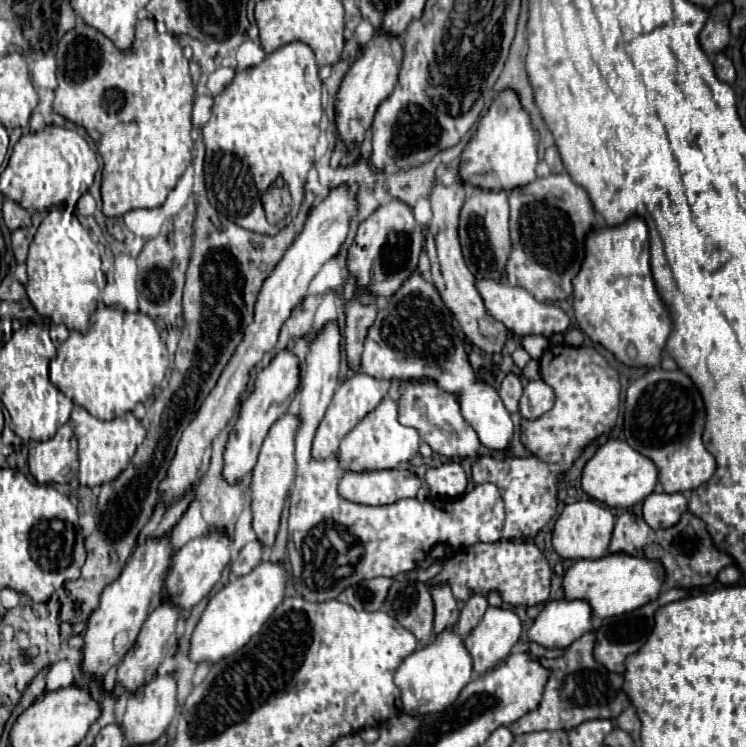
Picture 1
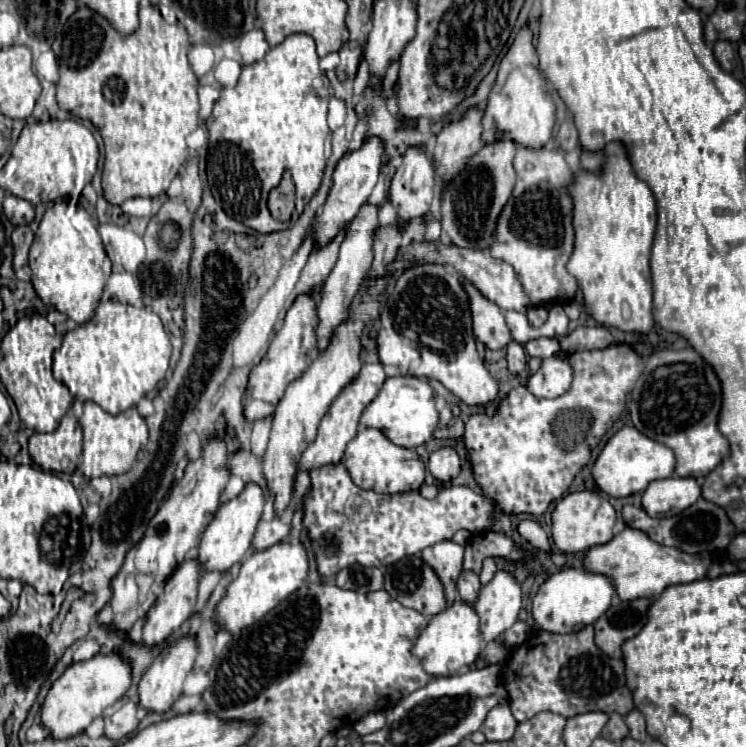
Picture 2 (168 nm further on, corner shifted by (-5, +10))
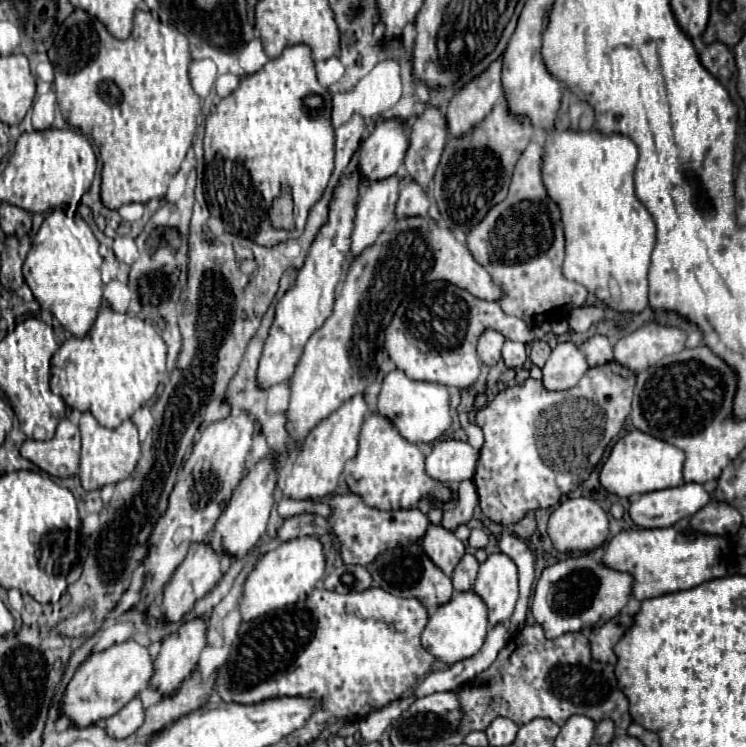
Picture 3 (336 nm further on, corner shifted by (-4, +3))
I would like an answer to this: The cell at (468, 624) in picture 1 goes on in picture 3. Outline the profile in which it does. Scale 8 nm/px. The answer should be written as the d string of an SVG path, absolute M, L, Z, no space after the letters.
M469 553L459 561L459 565L455 567L455 573L451 577L453 587L455 587L457 593L471 591L475 579L477 579L477 567L479 567L477 559L473 555L469 555Z

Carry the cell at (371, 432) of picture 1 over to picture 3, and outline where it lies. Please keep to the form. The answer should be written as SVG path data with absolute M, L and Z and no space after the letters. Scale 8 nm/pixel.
M399 369L391 371L383 379L375 411L379 415L385 415L387 419L393 419L393 423L399 429L401 437L409 439L411 443L433 443L451 425L449 391L447 391L447 387L439 385L439 383L413 381L403 371L399 371Z

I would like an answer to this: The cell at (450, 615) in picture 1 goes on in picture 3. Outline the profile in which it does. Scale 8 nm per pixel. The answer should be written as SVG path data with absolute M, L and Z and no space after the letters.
M433 507L429 511L429 519L433 521L433 525L429 527L423 539L423 551L447 577L451 577L457 563L461 561L461 555L465 555L465 545L451 531L437 527L437 523L441 521L441 515L443 511L439 507Z

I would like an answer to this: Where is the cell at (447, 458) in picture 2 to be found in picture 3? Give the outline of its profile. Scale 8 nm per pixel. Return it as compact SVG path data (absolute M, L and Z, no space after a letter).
M437 441L425 461L427 475L435 481L457 485L465 479L473 479L477 457L479 451L465 441Z

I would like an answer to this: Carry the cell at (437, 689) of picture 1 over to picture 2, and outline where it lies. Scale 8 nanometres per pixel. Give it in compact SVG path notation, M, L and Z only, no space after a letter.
M454 600L452 606L432 616L428 626L422 630L422 634L416 640L414 654L422 660L428 674L448 676L450 672L462 670L466 664L472 664L484 646L486 642L480 634L480 618L476 610L464 600Z

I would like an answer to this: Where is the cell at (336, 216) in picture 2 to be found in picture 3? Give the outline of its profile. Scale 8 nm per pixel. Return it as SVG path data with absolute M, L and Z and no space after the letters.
M381 119L377 121L373 133L361 141L361 149L357 155L355 171L361 175L361 179L389 179L389 175L397 175L397 171L403 165L405 151L407 151L407 123L401 123L397 119Z

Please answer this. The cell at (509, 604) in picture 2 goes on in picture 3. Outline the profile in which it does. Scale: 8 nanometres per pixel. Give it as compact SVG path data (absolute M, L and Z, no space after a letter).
M503 553L489 555L479 569L473 591L483 599L487 607L489 625L507 625L519 593L515 563Z

